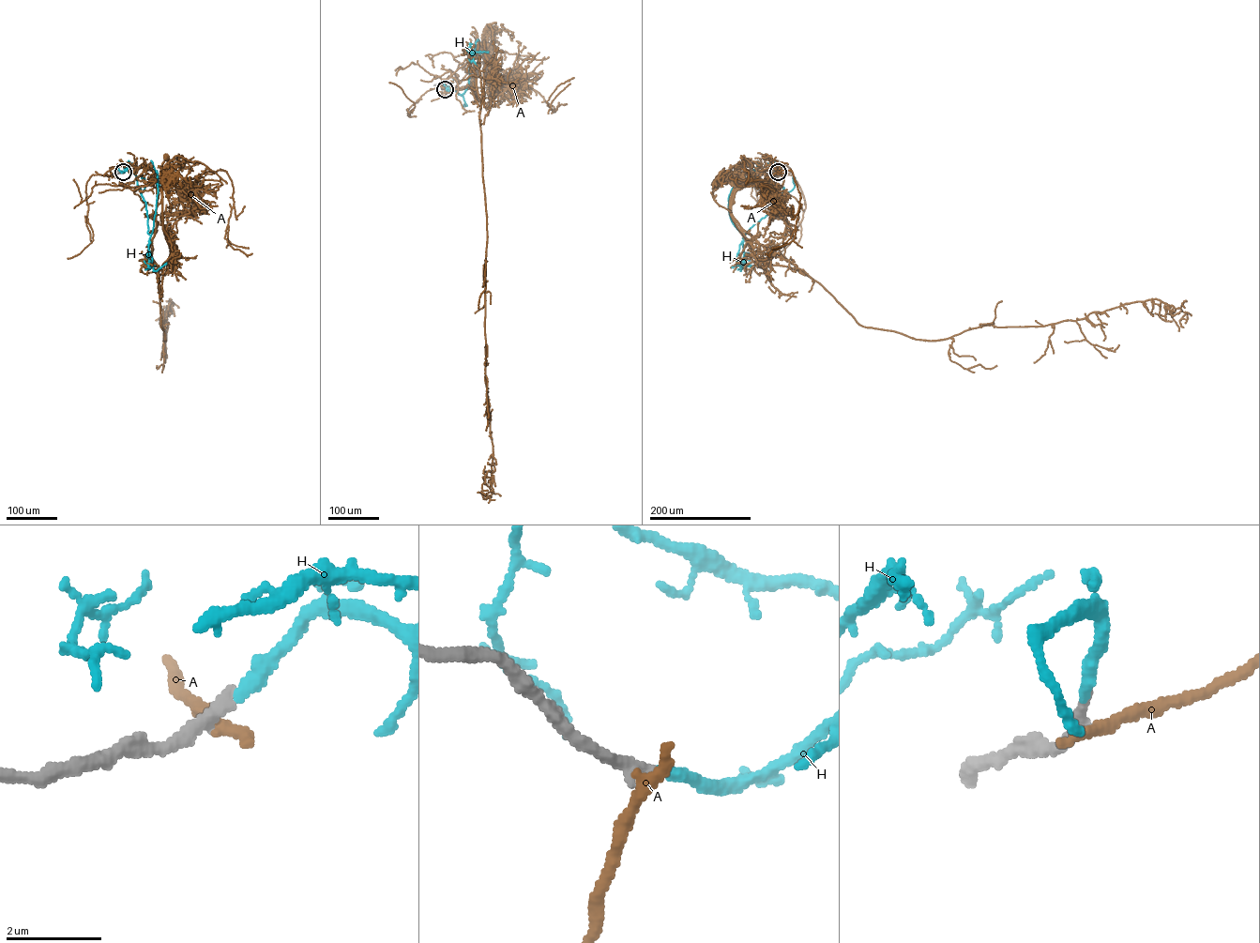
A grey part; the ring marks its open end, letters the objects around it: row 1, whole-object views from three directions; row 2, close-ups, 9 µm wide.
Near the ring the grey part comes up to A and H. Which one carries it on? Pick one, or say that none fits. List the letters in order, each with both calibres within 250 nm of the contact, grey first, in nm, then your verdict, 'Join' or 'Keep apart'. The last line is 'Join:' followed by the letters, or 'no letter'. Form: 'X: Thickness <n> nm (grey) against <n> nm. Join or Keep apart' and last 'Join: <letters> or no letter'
A: Thickness 360 nm (grey) against 320 nm. Keep apart
H: Thickness 280 nm (grey) against 280 nm. Join
Join: H

